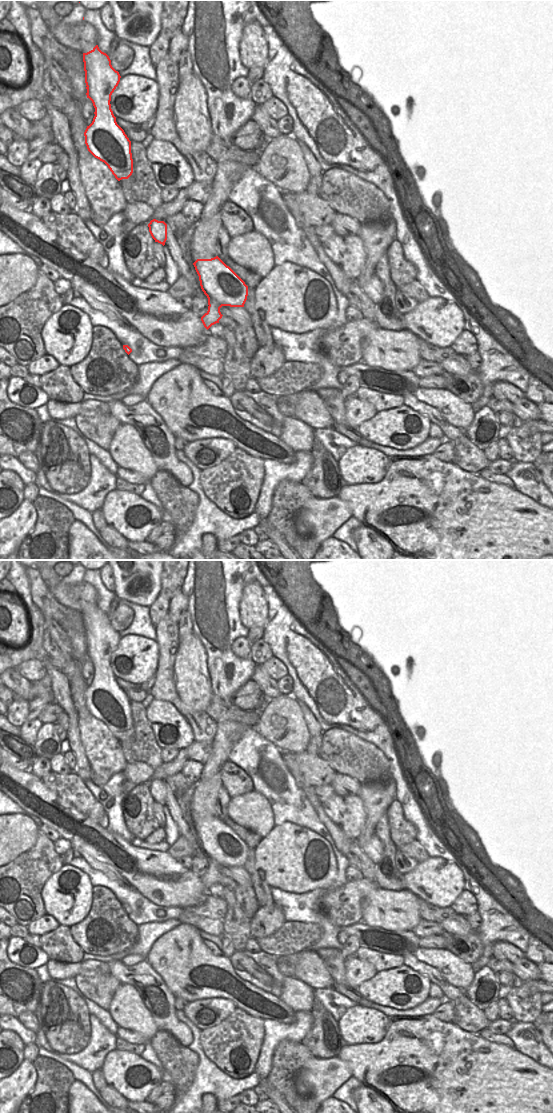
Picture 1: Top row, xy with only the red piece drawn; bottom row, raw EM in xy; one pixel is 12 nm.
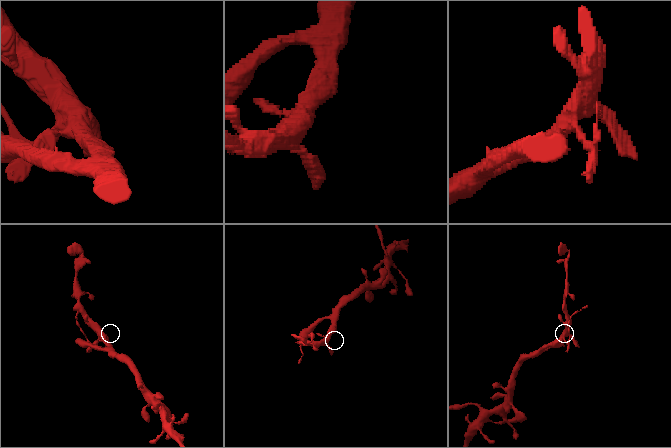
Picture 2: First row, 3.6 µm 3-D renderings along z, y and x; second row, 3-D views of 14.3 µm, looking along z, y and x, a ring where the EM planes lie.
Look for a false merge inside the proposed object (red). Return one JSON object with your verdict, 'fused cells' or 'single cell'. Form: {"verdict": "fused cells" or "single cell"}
{"verdict": "fused cells"}

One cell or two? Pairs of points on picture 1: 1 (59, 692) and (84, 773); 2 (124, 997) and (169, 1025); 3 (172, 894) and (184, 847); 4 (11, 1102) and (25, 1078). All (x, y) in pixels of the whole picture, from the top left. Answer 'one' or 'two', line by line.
1: one
2: two
3: two
4: one

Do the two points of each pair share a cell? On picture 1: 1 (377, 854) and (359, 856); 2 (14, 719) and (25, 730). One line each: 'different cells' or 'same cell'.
1: different cells
2: different cells

